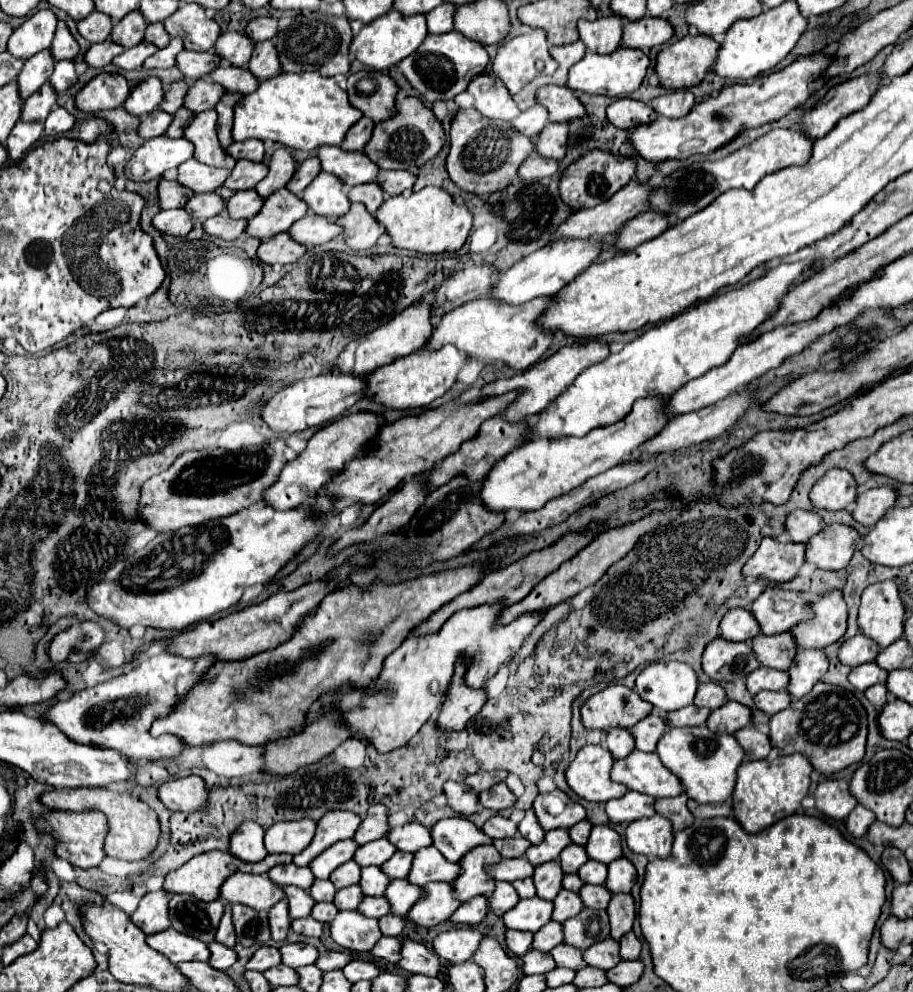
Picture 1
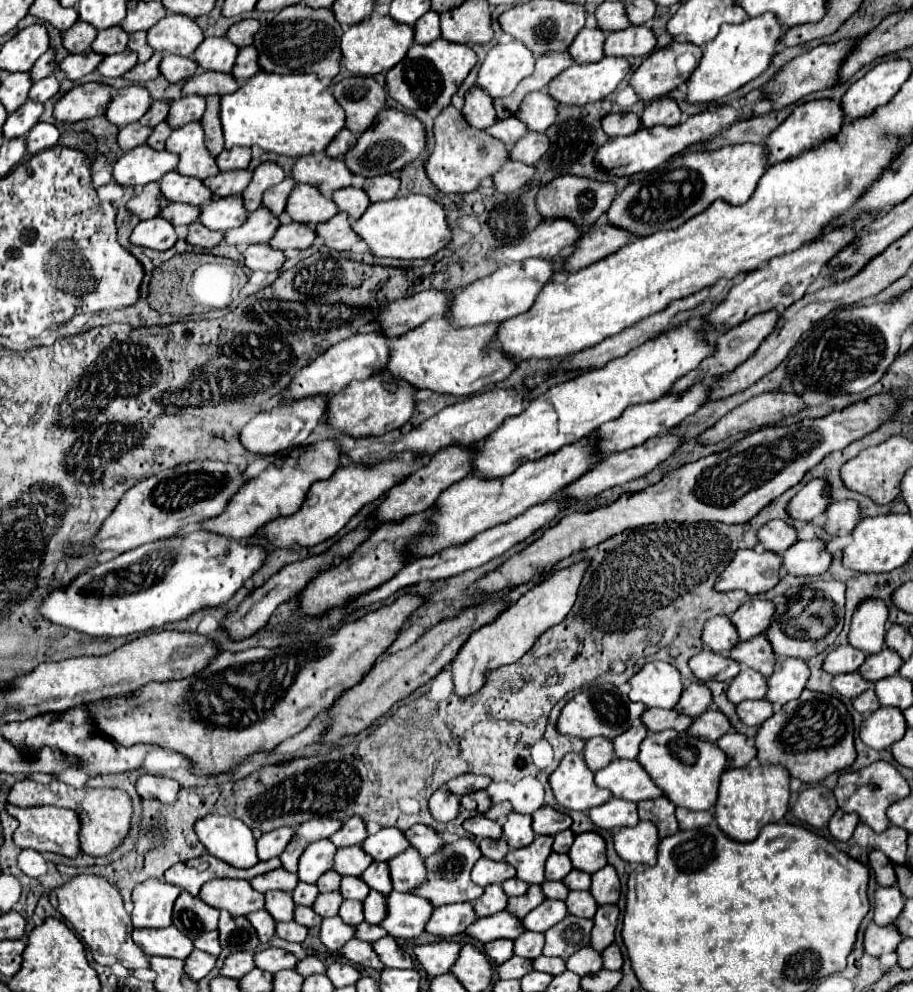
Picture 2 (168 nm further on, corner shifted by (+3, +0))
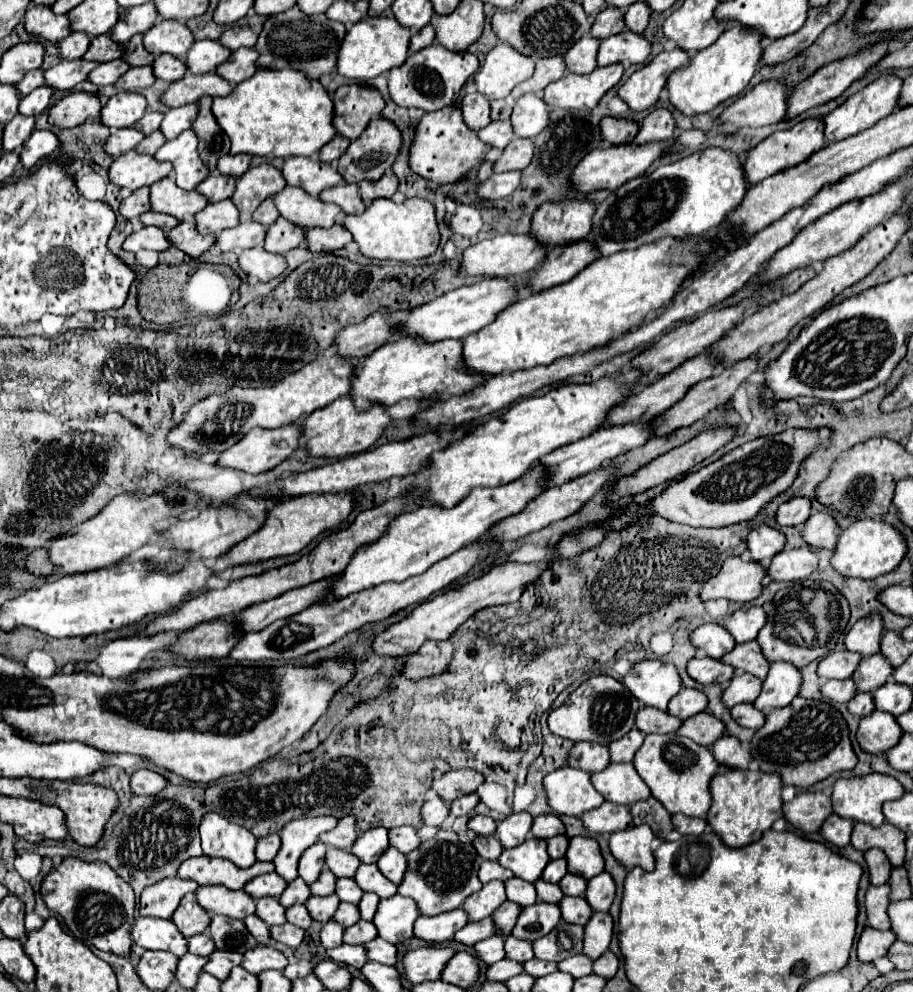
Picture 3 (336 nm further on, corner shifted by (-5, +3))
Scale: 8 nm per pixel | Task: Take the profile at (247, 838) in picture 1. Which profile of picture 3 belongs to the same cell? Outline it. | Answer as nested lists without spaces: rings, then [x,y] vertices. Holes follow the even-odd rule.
[[[215,812],[205,814],[199,832],[205,856],[227,858],[239,868],[249,868],[257,862],[257,840],[253,838],[253,834],[247,828],[229,822],[225,816]]]

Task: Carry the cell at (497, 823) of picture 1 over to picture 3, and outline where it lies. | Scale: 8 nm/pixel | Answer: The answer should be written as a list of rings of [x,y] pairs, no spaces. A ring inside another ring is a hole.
[[[471,816],[469,824],[467,824],[473,832],[477,832],[479,836],[491,836],[497,830],[497,824],[491,816]]]

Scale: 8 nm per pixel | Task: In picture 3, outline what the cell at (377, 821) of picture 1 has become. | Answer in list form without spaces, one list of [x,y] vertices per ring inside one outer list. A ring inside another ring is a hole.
[[[343,816],[337,824],[337,828],[325,832],[319,836],[321,842],[325,842],[327,846],[333,848],[341,848],[341,850],[351,850],[353,842],[357,840],[357,820],[355,816]]]

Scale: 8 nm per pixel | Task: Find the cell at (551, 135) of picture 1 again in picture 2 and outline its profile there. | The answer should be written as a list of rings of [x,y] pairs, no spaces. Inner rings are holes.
[[[525,133],[509,151],[509,159],[517,159],[525,165],[533,165],[541,155],[547,151],[549,141],[545,139],[545,133]]]

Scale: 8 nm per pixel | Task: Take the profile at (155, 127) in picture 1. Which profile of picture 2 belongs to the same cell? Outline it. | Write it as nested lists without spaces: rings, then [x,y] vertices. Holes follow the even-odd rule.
[[[131,123],[129,127],[121,127],[117,133],[117,143],[123,151],[131,151],[133,147],[139,147],[145,143],[145,139],[149,137],[151,129],[149,127],[141,127],[139,123]]]

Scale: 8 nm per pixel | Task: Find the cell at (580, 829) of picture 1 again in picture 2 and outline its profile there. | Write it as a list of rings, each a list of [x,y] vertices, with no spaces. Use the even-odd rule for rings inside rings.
[[[565,829],[565,831],[557,833],[553,837],[553,853],[567,853],[569,847],[571,847],[571,843],[573,843],[573,837],[575,835],[573,835],[571,829]]]

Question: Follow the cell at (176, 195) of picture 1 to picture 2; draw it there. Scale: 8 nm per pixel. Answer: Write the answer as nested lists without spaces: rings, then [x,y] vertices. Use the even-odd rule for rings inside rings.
[[[147,183],[133,199],[127,201],[125,209],[139,219],[151,219],[161,211],[161,193],[157,191],[157,183]]]

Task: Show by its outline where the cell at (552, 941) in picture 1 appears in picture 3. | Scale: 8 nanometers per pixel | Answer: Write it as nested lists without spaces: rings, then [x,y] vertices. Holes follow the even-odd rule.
[[[507,936],[505,938],[505,952],[507,952],[507,958],[511,958],[511,960],[527,962],[533,958],[533,942],[517,940],[515,936]]]

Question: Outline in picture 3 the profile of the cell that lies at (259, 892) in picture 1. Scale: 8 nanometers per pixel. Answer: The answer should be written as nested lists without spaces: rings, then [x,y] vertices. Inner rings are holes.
[[[199,886],[197,902],[213,914],[225,914],[229,918],[243,920],[249,914],[255,914],[255,898],[245,890],[229,890],[221,886]]]

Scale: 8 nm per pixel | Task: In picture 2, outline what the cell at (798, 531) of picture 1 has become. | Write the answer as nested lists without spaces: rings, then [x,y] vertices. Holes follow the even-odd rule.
[[[769,521],[757,531],[757,541],[763,545],[763,549],[773,553],[783,553],[791,543],[797,541],[797,531],[789,527],[785,521]]]

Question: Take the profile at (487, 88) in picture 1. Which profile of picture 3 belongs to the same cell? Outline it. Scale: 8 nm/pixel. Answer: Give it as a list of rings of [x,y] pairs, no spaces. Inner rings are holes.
[[[479,92],[467,94],[463,98],[461,110],[463,110],[465,124],[469,128],[473,128],[473,130],[481,130],[481,128],[485,128],[491,122],[491,106],[489,106],[489,100],[485,100],[485,96],[481,96]]]

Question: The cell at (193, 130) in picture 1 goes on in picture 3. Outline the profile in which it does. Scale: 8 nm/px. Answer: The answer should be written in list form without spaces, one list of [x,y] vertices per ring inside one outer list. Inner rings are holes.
[[[189,128],[181,132],[177,138],[167,140],[157,152],[157,160],[167,160],[173,164],[173,178],[179,188],[193,190],[197,188],[211,172],[201,164],[201,156],[197,152],[197,134]]]

